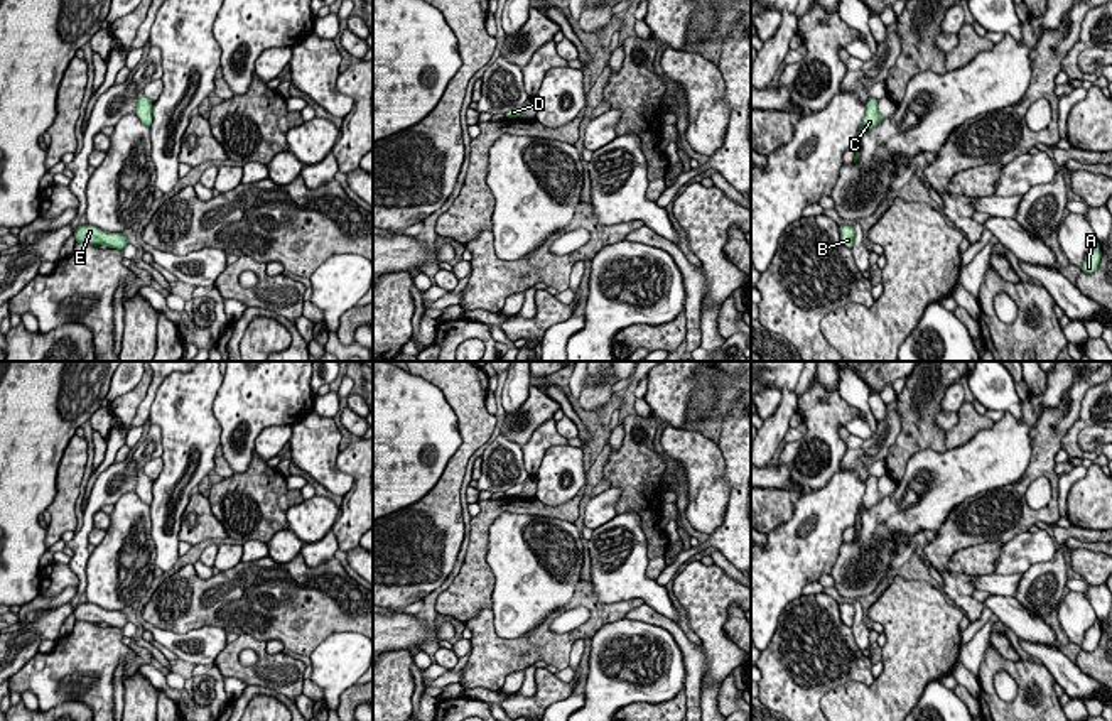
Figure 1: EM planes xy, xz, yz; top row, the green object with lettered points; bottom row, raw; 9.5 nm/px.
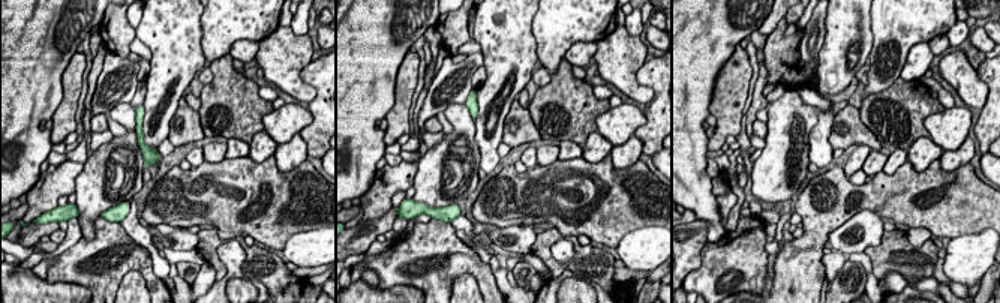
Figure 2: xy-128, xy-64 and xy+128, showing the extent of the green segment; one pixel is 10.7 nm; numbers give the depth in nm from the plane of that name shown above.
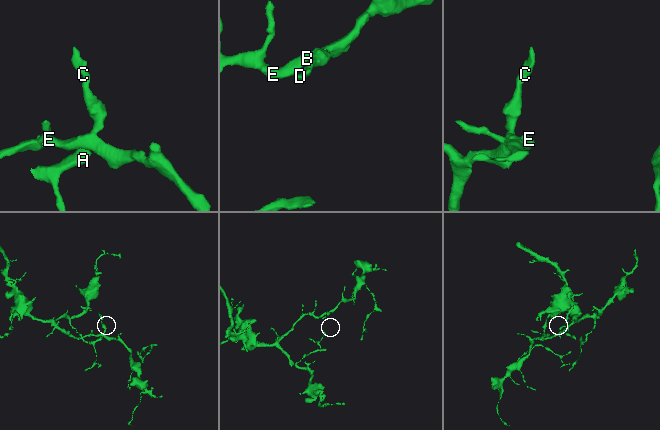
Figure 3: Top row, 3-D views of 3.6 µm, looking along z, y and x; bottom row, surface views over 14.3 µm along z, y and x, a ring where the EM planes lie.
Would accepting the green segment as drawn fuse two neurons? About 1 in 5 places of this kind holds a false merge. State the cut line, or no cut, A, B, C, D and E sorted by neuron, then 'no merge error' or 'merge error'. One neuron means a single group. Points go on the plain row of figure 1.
cut none; groups A B C D E; no merge error

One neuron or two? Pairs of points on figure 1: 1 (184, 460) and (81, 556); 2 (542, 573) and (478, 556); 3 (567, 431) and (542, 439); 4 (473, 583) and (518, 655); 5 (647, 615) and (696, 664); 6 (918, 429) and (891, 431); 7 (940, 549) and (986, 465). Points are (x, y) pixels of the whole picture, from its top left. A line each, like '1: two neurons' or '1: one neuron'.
1: two neurons
2: two neurons
3: two neurons
4: two neurons
5: one neuron
6: two neurons
7: two neurons

